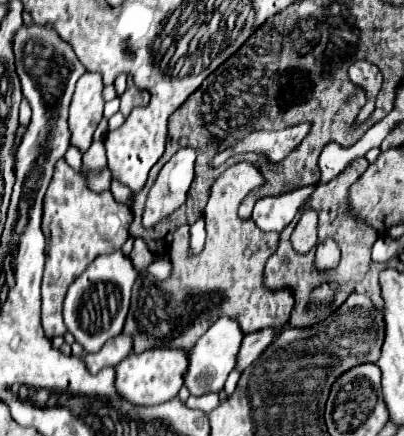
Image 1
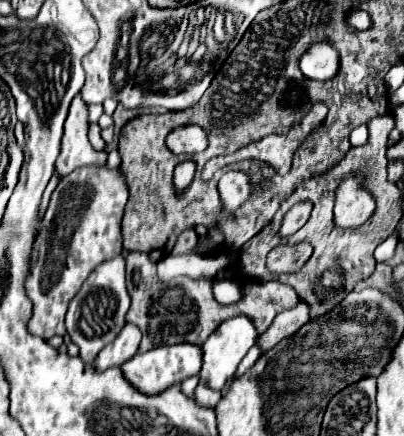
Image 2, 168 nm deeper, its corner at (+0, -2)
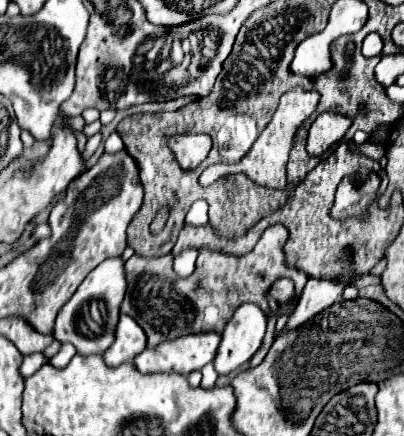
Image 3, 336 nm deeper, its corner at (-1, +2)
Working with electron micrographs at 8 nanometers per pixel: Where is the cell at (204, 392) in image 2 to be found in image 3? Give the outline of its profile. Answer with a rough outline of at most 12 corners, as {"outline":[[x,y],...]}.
{"outline":[[206,364],[202,372],[202,388],[212,388],[218,378],[214,366]]}

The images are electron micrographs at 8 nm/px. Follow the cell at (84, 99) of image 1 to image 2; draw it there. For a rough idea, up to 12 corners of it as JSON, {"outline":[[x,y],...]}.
{"outline":[[81,94],[69,106],[57,172],[107,164],[93,150],[89,112]]}

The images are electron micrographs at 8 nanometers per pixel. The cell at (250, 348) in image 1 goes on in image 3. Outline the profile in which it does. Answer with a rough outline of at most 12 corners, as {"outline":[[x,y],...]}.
{"outline":[[310,278],[286,330],[342,296],[348,280]]}

